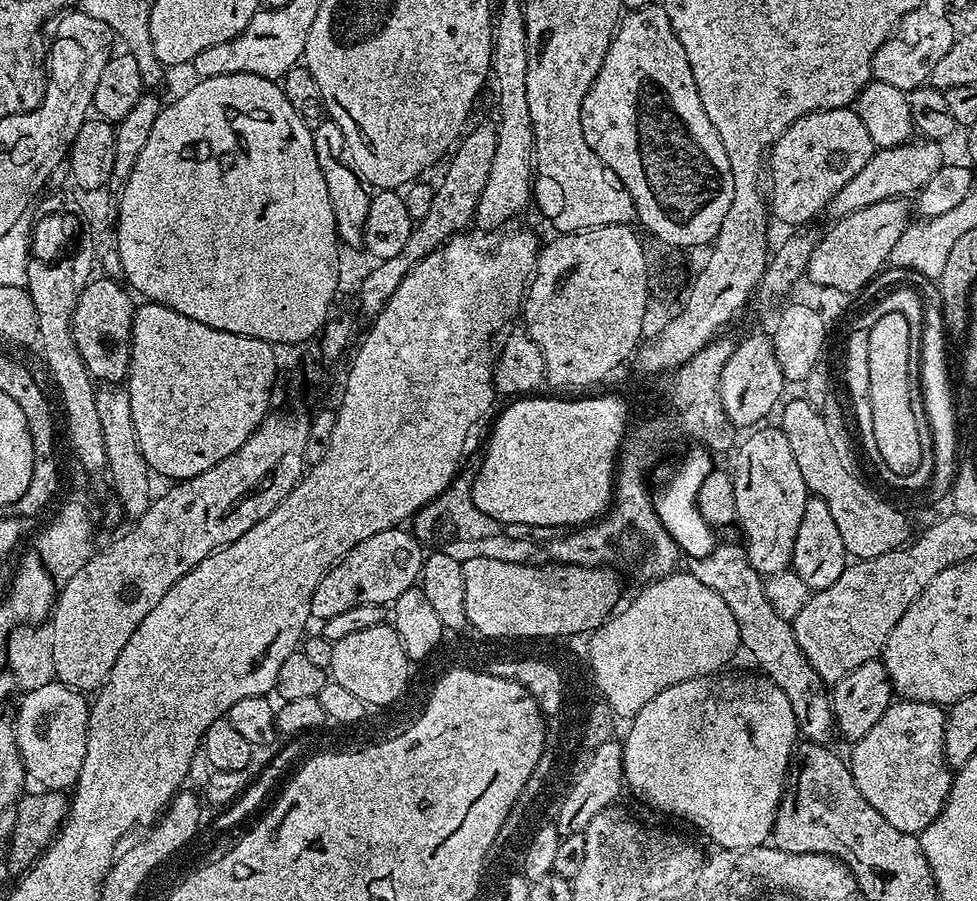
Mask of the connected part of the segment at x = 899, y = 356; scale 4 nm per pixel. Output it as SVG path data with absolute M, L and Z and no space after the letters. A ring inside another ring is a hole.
M884 316L884 320L880 320L880 324L876 324L876 328L866 328L866 331L870 342L870 414L874 418L874 442L878 442L878 460L881 465L893 464L896 472L912 472L912 468L918 462L920 447L924 445L925 441L920 436L920 424L916 421L916 408L912 405L914 394L908 388L908 324L904 324L904 320L900 320L900 316Z

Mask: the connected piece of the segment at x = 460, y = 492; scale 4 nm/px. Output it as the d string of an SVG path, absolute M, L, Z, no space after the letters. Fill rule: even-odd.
M469 455L460 465L460 471L457 472L450 486L442 490L430 502L426 502L418 509L410 521L410 531L421 545L424 546L451 546L459 541L477 541L478 538L489 538L498 532L498 525L490 514L482 514L478 506L474 504L472 497L472 487L476 472L480 468L481 457L479 455Z

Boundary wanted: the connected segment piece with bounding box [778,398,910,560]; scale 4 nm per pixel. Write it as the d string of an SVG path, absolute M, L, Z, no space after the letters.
M797 398L788 405L783 405L779 413L778 426L786 434L790 442L790 450L794 450L794 458L798 461L798 470L802 470L802 478L806 482L811 495L822 498L834 523L838 525L838 535L842 537L842 546L846 546L849 557L856 560L878 558L878 554L886 554L895 548L902 548L908 543L909 517L903 516L892 504L887 504L880 496L875 496L854 473L848 472L840 452L836 449L836 440L824 421L824 412L815 408L807 400Z

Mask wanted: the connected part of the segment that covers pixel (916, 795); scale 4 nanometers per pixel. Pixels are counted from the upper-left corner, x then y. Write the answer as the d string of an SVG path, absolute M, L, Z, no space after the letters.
M901 699L894 702L874 722L874 726L861 740L851 745L850 767L852 777L866 802L882 814L890 826L899 832L911 832L919 834L924 832L926 826L930 826L938 818L938 814L944 808L944 801L948 799L948 792L952 789L953 773L944 763L944 725L946 712L939 704L930 702L918 702L917 700Z

